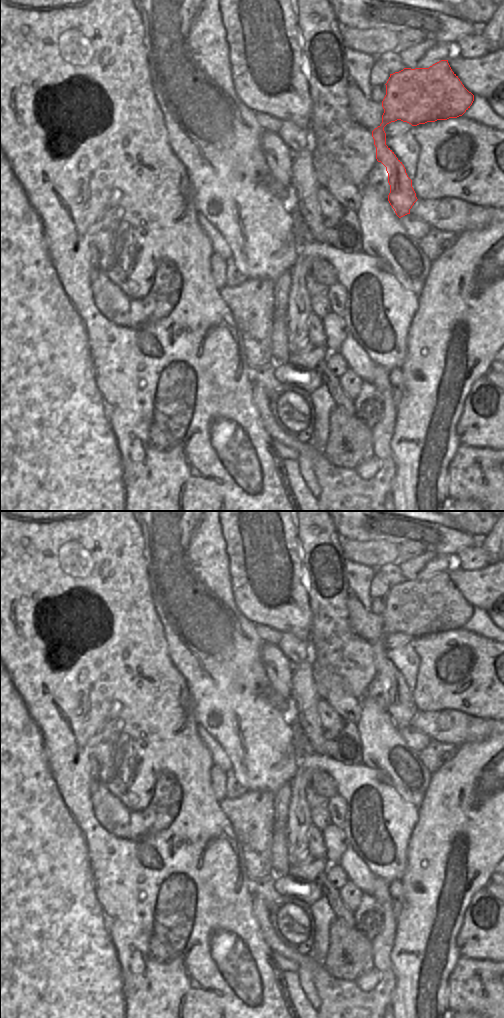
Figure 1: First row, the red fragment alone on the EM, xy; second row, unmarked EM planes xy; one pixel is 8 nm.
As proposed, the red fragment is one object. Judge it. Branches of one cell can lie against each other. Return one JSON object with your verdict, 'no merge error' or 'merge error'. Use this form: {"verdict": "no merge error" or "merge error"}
{"verdict": "no merge error"}

